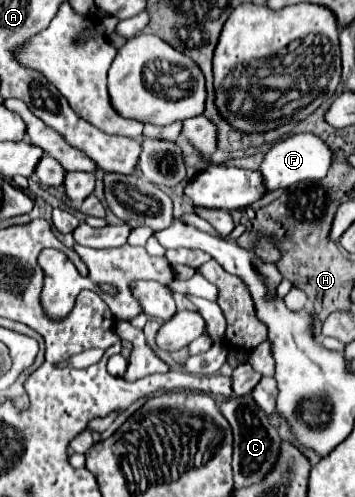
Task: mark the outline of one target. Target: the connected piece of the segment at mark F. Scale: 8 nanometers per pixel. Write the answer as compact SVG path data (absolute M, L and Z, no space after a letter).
M295 133L271 145L271 149L265 153L265 159L261 163L261 173L265 175L267 189L275 191L275 189L287 189L293 183L301 183L301 181L321 181L331 169L331 163L333 163L333 153L323 139L311 133Z

